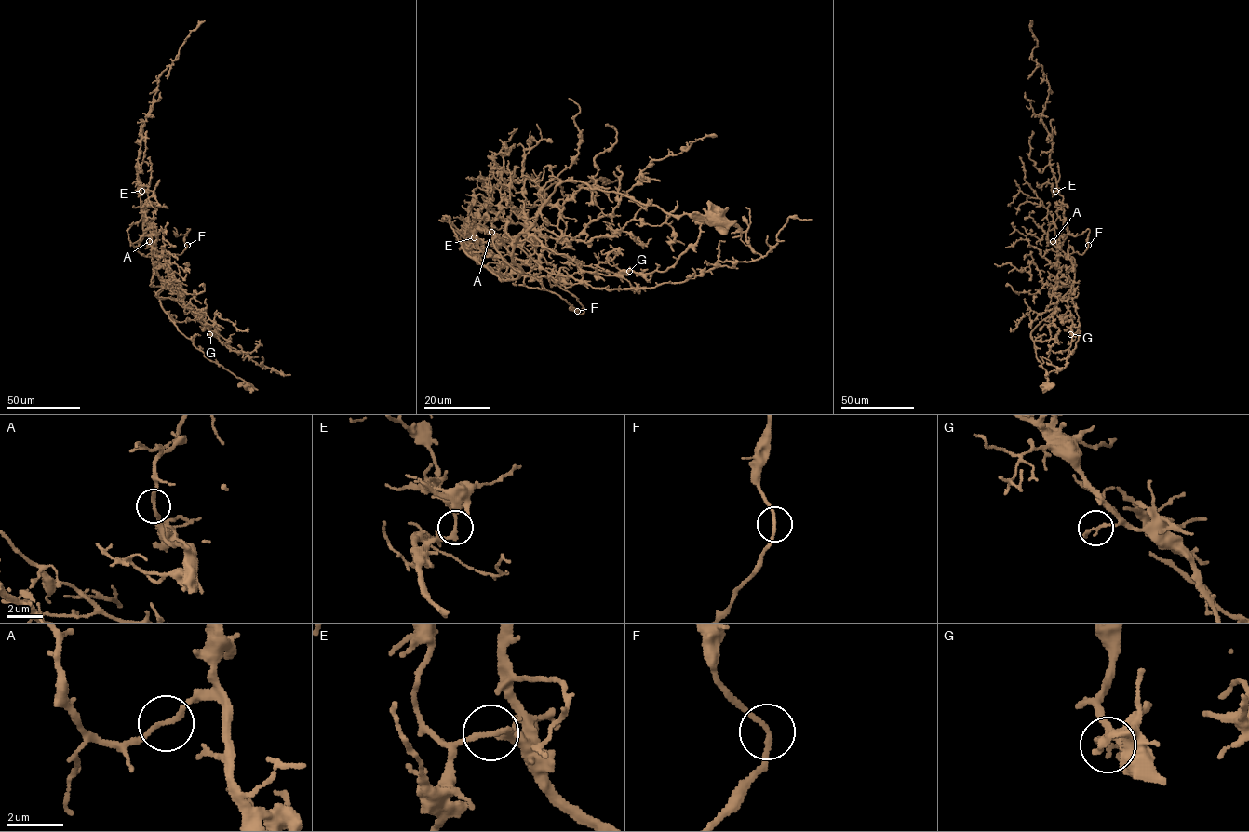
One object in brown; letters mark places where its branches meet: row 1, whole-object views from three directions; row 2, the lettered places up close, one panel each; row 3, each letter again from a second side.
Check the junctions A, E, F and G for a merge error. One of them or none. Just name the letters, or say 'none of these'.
none of these

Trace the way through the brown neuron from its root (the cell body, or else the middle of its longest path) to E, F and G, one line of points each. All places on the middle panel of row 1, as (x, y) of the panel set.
E: (716, 221), (562, 181), (517, 237), (517, 278), (473, 259), (462, 248), (477, 263), (474, 237)
F: (716, 221), (562, 181), (517, 237), (518, 276), (501, 280), (486, 266), (555, 292), (577, 311)
G: (716, 221), (669, 215), (620, 194), (562, 181), (528, 232), (583, 270), (605, 275), (629, 271)

